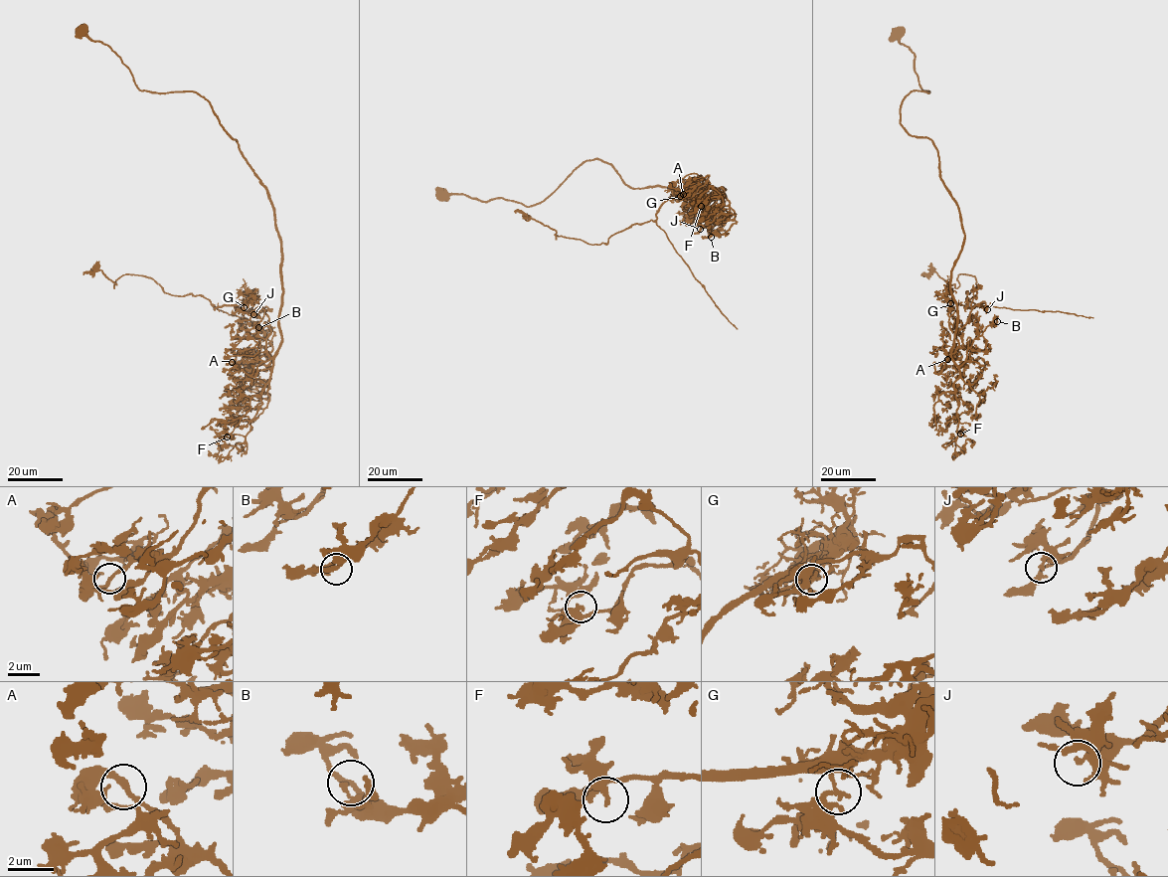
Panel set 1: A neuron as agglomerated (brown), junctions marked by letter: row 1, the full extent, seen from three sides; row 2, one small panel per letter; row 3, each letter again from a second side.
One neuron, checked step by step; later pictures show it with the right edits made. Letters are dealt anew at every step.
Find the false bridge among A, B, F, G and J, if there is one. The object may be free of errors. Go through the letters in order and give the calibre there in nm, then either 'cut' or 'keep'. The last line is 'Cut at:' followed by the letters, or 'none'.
A: 220 nm thick; keep
B: 220 nm thick; keep
F: 240 nm thick; keep
G: 200 nm thick; cut
J: 240 nm thick; keep
Cut at: G

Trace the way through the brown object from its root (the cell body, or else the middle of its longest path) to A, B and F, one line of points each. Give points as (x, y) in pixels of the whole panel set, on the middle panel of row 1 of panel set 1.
A: (441, 194), (535, 206), (599, 159), (632, 188), (697, 202), (726, 189), (701, 177), (683, 194)
B: (441, 194), (535, 206), (599, 159), (632, 188), (697, 202), (726, 189), (711, 237)
F: (441, 194), (535, 206), (599, 159), (632, 188), (664, 186), (697, 202), (709, 187), (726, 189), (701, 206)

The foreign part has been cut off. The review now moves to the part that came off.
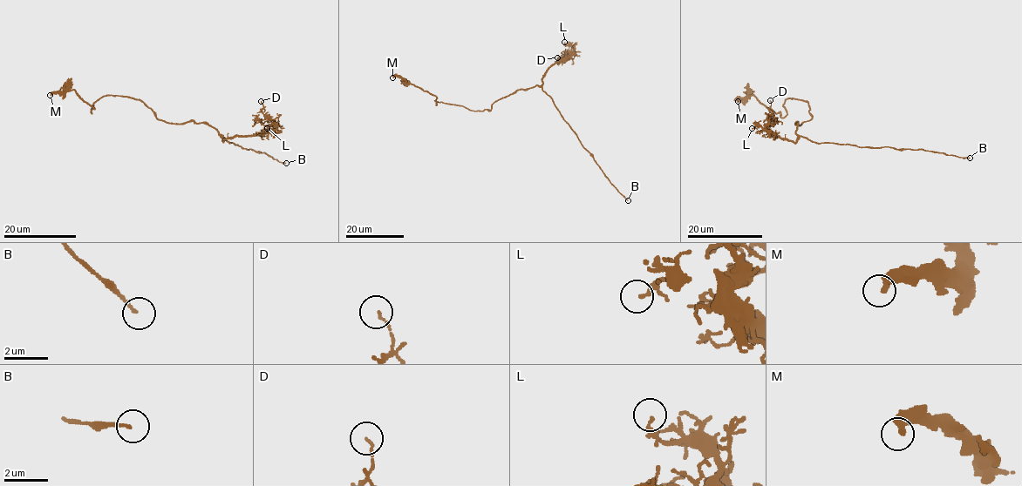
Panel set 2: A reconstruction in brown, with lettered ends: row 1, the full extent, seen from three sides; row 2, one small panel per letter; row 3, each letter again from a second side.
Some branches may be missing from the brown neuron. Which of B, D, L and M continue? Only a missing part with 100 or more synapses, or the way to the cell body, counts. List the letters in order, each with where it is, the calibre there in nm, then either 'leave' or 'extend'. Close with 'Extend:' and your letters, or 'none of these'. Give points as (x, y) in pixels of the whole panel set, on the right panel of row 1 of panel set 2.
B: place (970, 158); calibre 120 nm; extend
D: place (770, 100); calibre 100 nm; leave
L: place (752, 128); calibre 130 nm; leave
M: place (738, 101); calibre 320 nm; leave
Extend: B

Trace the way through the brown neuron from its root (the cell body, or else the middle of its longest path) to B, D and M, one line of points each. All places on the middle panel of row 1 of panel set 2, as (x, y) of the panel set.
B: (516, 90), (536, 85), (541, 88), (610, 183), (628, 200)
D: (516, 90), (541, 85), (542, 76), (549, 68), (566, 60), (573, 52), (562, 58), (557, 57)
M: (516, 90), (498, 99), (489, 111), (471, 111), (441, 102), (436, 104), (433, 95), (392, 77)

